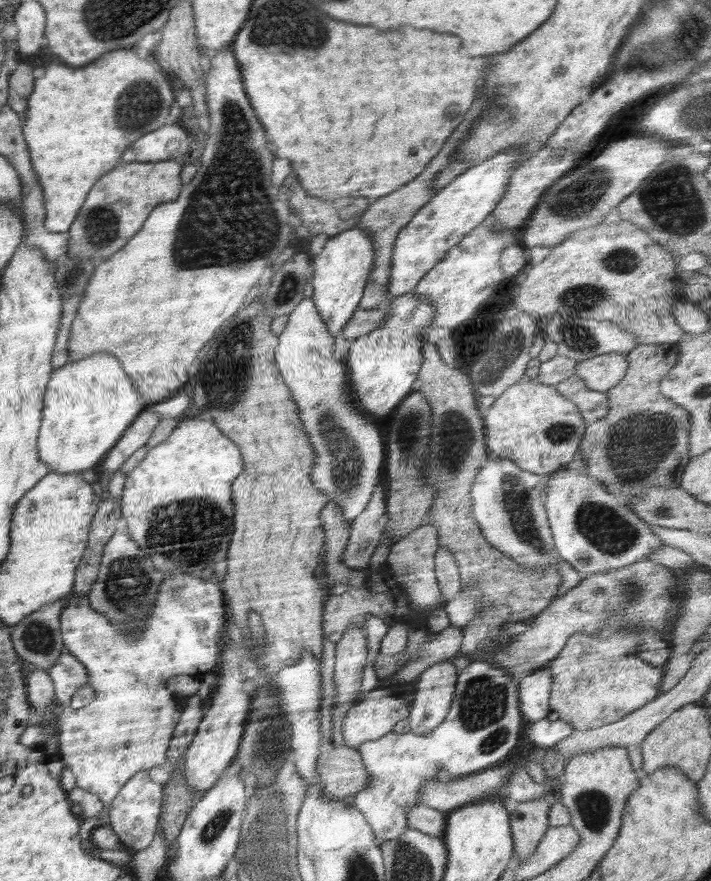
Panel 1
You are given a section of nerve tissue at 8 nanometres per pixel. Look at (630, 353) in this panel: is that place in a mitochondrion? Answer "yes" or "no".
no

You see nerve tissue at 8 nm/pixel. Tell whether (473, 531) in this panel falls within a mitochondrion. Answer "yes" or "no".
no

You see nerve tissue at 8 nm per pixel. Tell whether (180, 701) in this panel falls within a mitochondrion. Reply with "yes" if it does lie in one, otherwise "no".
no

